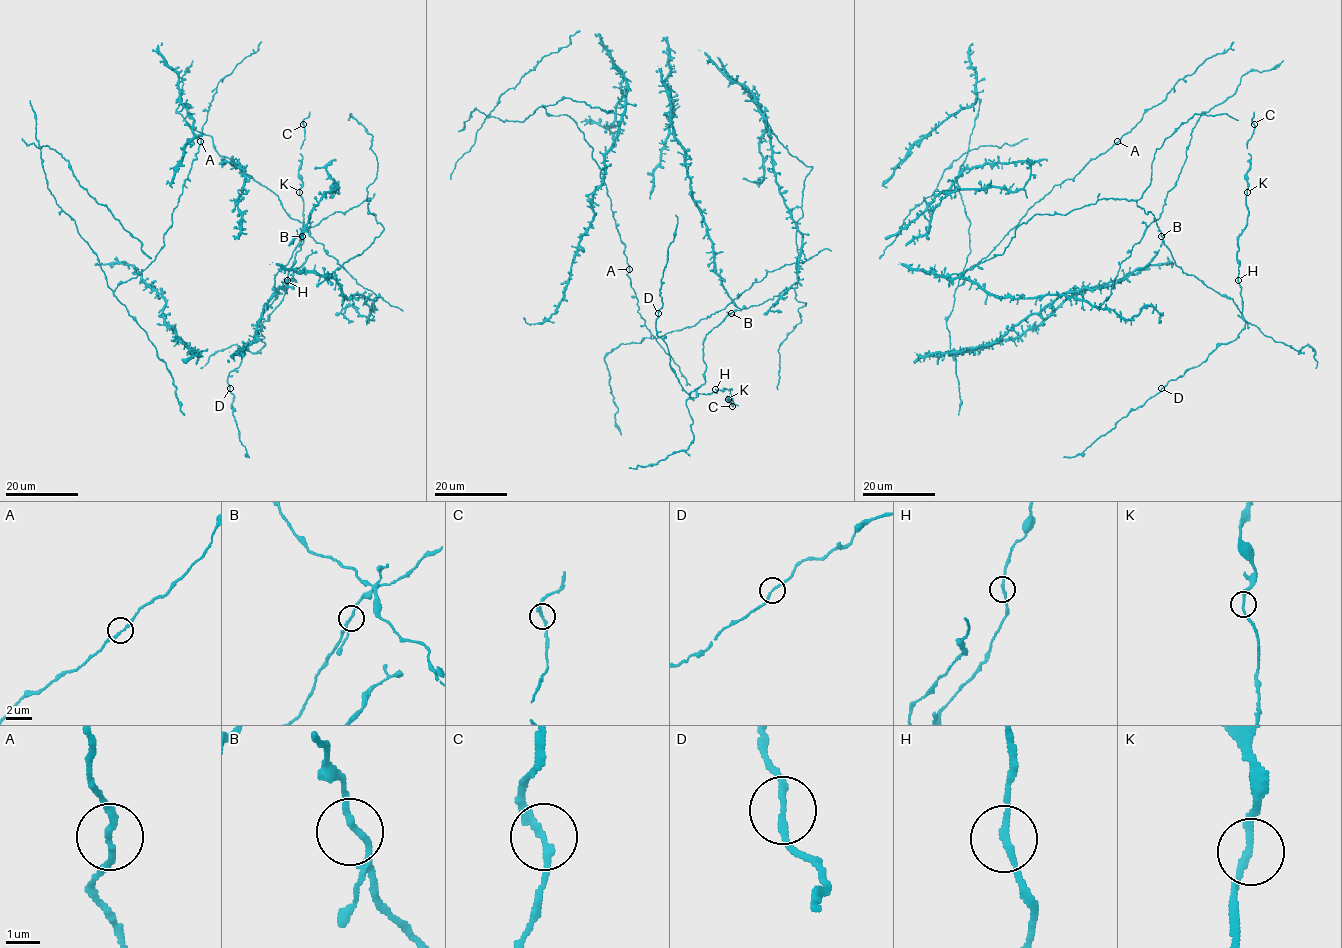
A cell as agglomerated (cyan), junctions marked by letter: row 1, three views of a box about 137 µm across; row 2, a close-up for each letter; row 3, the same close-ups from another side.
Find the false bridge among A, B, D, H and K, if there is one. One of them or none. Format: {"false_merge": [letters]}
{"false_merge": []}

